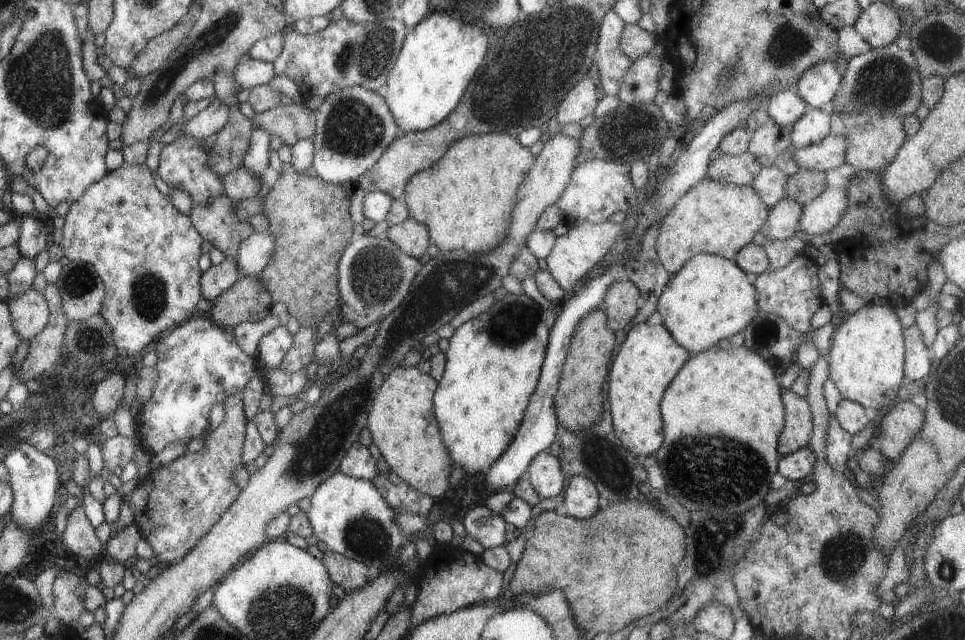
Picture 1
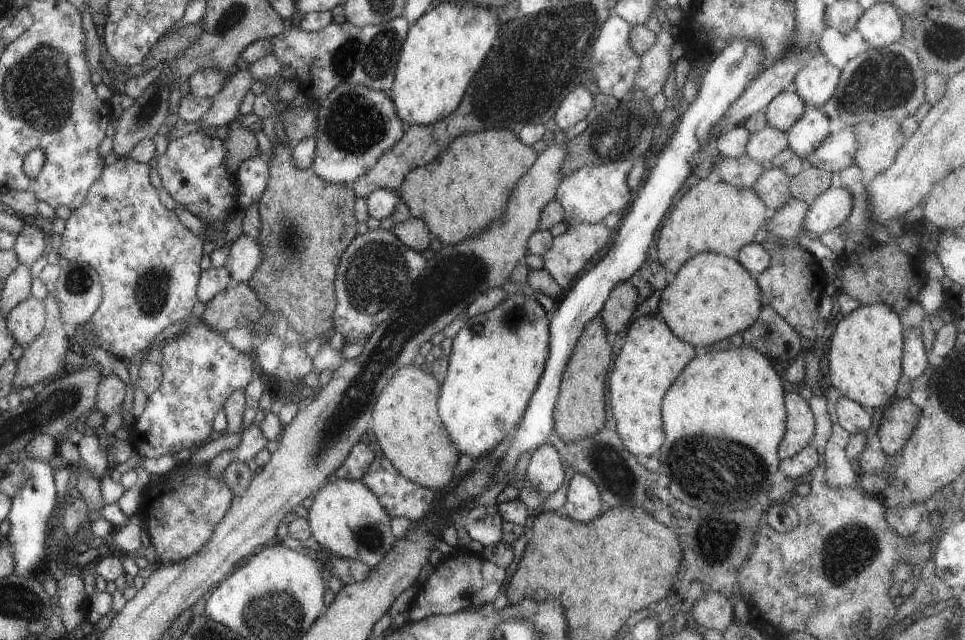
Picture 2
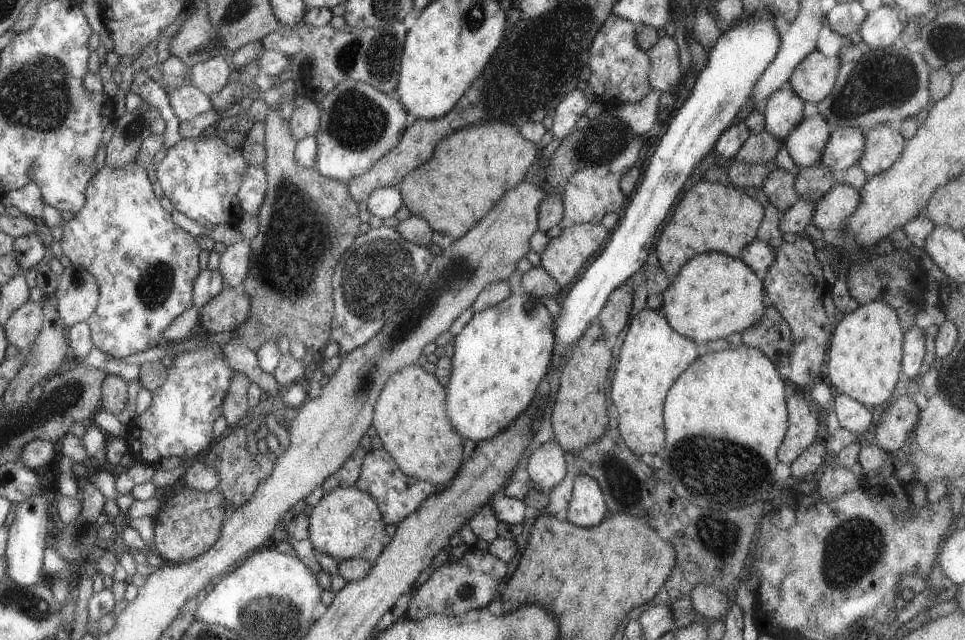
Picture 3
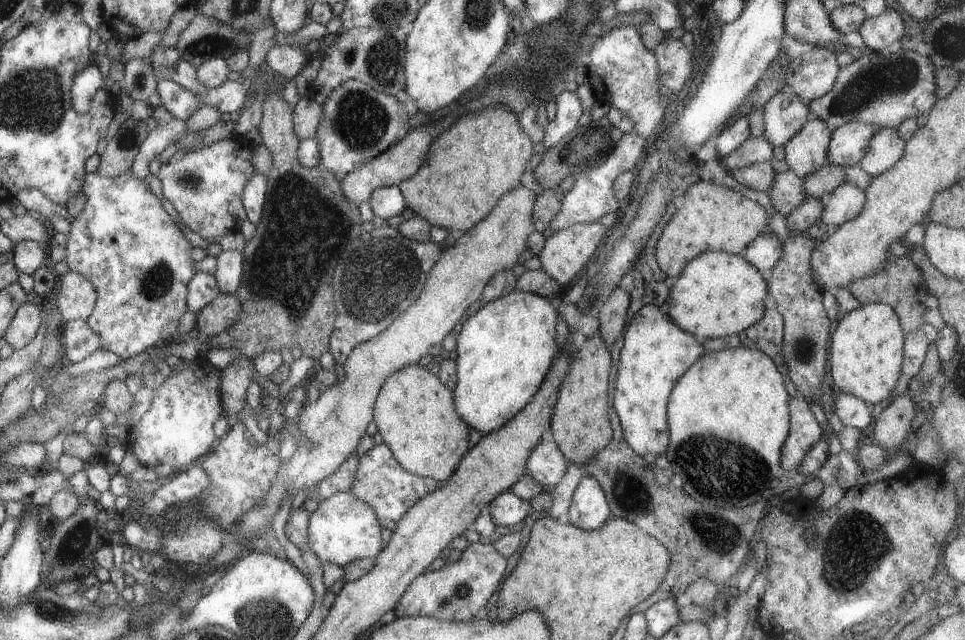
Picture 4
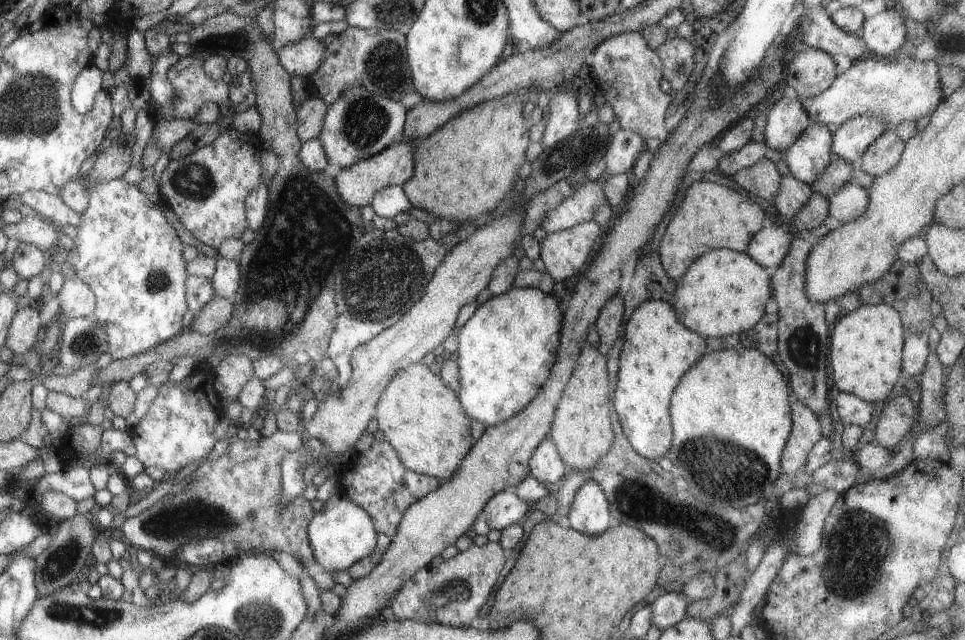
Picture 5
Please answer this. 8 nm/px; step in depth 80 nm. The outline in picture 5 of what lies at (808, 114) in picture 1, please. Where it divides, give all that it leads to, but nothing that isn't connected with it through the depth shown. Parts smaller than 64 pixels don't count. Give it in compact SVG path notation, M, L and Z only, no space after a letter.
M811 122L781 154L793 178L811 185L832 161L832 132L825 125Z

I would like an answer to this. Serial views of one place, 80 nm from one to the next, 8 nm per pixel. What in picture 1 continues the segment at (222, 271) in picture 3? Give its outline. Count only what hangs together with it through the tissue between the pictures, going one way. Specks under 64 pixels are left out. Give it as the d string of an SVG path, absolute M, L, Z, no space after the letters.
M267 231L251 233L236 248L234 259L239 276L255 276L266 265L274 250L274 236Z

